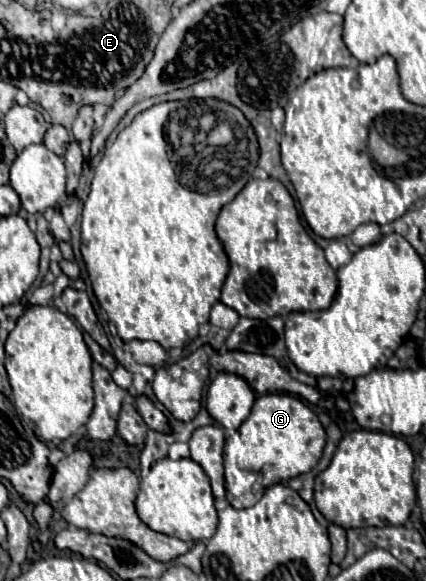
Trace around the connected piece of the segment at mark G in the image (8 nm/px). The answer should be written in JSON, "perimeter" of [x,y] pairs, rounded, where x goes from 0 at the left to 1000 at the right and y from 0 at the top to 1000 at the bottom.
{"perimeter":[[[678,678],[603,682],[585,719],[561,733],[561,744],[533,754],[526,766],[526,823],[535,871],[585,874],[617,857],[622,840],[636,840],[646,831],[674,836],[683,823],[725,812],[749,795],[765,756],[765,742],[758,740],[744,713],[702,685]]]}

